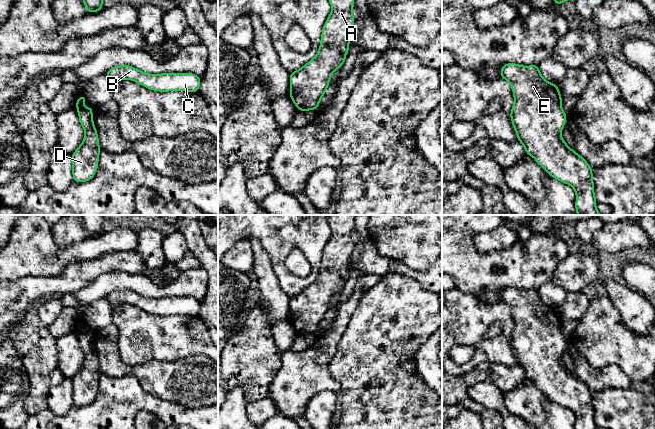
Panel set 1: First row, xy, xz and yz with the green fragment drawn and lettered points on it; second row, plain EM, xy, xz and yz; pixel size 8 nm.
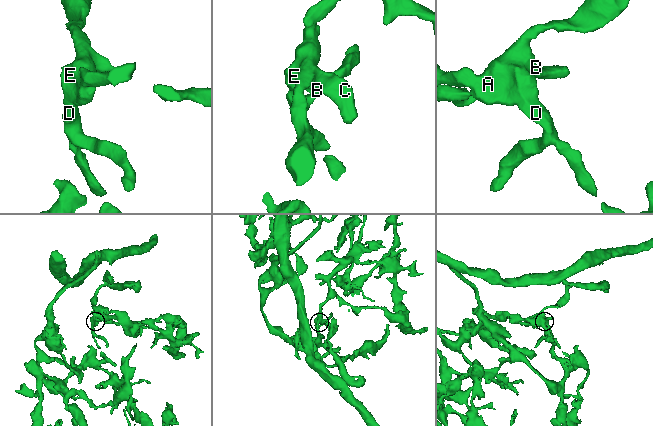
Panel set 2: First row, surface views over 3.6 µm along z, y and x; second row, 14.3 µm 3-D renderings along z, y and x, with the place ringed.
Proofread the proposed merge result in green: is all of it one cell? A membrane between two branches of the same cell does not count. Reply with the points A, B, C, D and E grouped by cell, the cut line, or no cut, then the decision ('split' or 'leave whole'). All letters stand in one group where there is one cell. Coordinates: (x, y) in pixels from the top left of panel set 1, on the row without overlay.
A B C D E | no cut | leave whole

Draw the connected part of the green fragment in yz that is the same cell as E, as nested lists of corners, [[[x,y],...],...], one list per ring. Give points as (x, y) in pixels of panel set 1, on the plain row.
[[[507,287],[501,291],[500,302],[506,303],[511,309],[514,319],[514,328],[510,336],[511,345],[518,365],[523,368],[526,378],[532,380],[551,401],[573,411],[577,420],[575,429],[596,429],[592,392],[582,380],[579,380],[565,367],[561,360],[567,339],[561,331],[562,321],[558,310],[546,305],[536,289],[522,290],[515,287]]]

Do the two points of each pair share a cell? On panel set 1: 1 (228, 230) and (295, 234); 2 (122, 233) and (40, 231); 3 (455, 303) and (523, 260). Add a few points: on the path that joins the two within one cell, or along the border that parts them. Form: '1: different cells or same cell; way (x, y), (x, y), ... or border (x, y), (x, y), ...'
1: same cell; way (245, 230), (278, 231)
2: same cell; way (101, 244), (79, 252), (57, 252)
3: different cells; border (454, 287), (463, 292), (470, 292), (480, 299)

